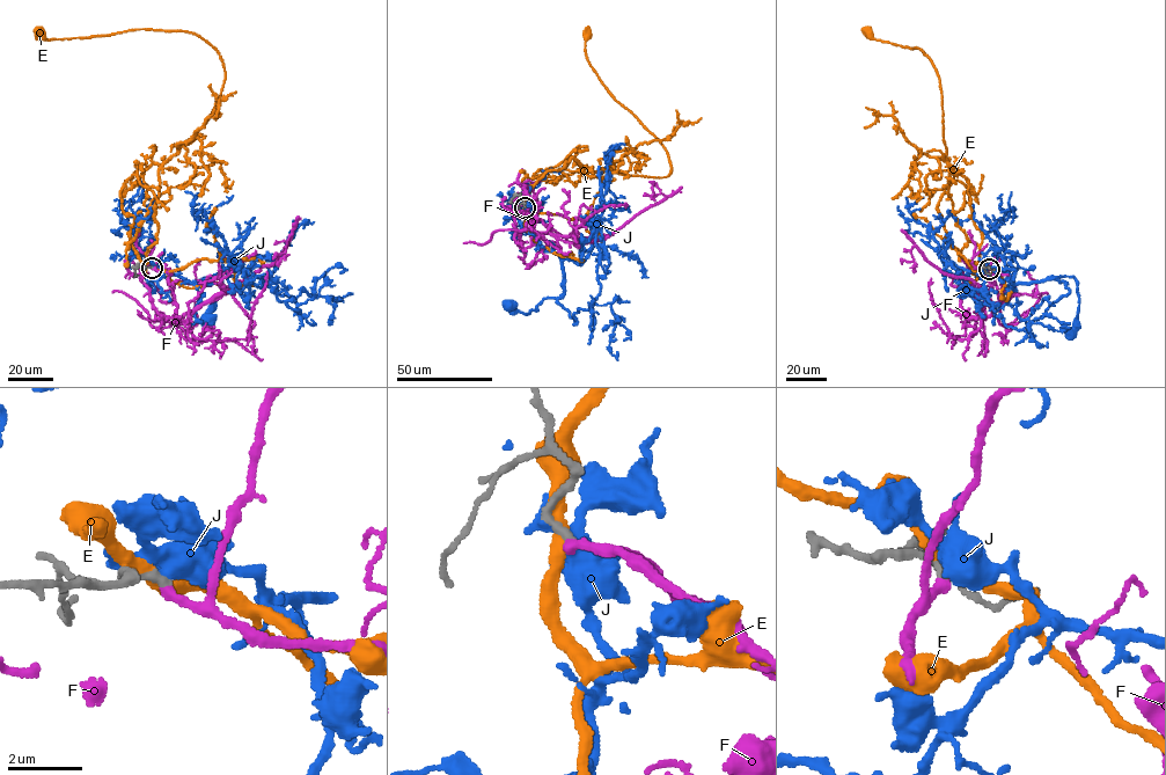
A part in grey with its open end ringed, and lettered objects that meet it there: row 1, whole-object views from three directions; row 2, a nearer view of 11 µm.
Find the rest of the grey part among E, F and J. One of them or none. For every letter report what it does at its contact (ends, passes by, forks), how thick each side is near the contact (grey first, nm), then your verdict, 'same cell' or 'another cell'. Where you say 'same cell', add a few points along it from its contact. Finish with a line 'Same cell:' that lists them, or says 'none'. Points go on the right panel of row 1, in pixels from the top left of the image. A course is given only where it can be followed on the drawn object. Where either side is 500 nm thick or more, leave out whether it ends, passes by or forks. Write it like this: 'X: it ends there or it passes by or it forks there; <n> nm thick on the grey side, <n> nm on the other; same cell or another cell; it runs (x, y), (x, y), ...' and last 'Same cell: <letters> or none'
E: it passes by; 300 nm thick on the grey side, 360 nm on the other; another cell
F: it ends there; 240 nm thick on the grey side, 240 nm on the other; another cell
J: it passes by; 280 nm thick on the grey side, 440 nm on the other; another cell
Same cell: none

